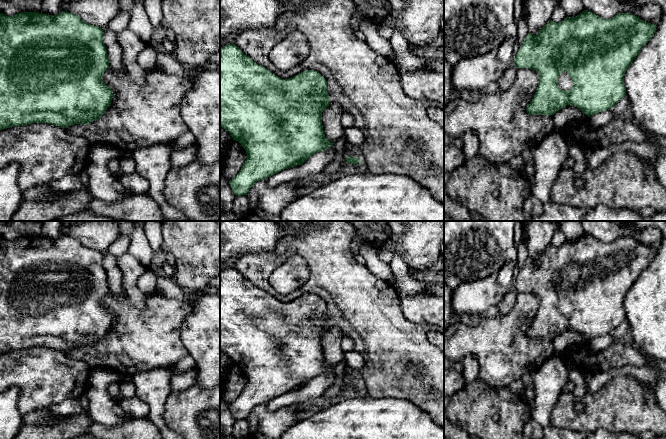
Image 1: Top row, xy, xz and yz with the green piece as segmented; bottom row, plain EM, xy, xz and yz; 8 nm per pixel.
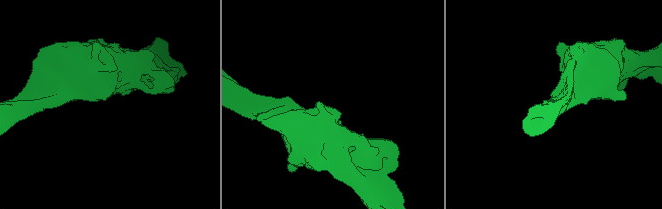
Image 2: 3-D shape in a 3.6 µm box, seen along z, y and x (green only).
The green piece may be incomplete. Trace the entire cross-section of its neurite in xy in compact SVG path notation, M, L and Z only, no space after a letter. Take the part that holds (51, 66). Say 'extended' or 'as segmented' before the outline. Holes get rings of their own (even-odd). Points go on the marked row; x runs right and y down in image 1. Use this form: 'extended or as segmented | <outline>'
as segmented | M65 11L57 15L21 12L7 16L0 13L0 130L32 123L47 123L66 128L75 124L86 125L98 120L111 105L113 98L113 91L102 81L102 76L108 68L109 59L103 42L103 30L84 22L79 16Z

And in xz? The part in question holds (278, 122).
as segmented | M234 43L225 45L220 48L220 126L228 131L233 140L238 141L245 149L247 158L239 173L230 180L230 186L236 196L247 195L250 188L260 180L264 180L284 169L295 167L303 164L312 155L324 151L333 145L324 134L322 125L322 112L329 104L329 94L326 79L317 71L305 70L289 79L282 79L274 73L267 70L262 65L254 62L250 57L245 55Z

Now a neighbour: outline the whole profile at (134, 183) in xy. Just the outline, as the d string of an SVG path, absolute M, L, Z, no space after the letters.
M136 171L119 178L127 194L147 194L149 183Z

